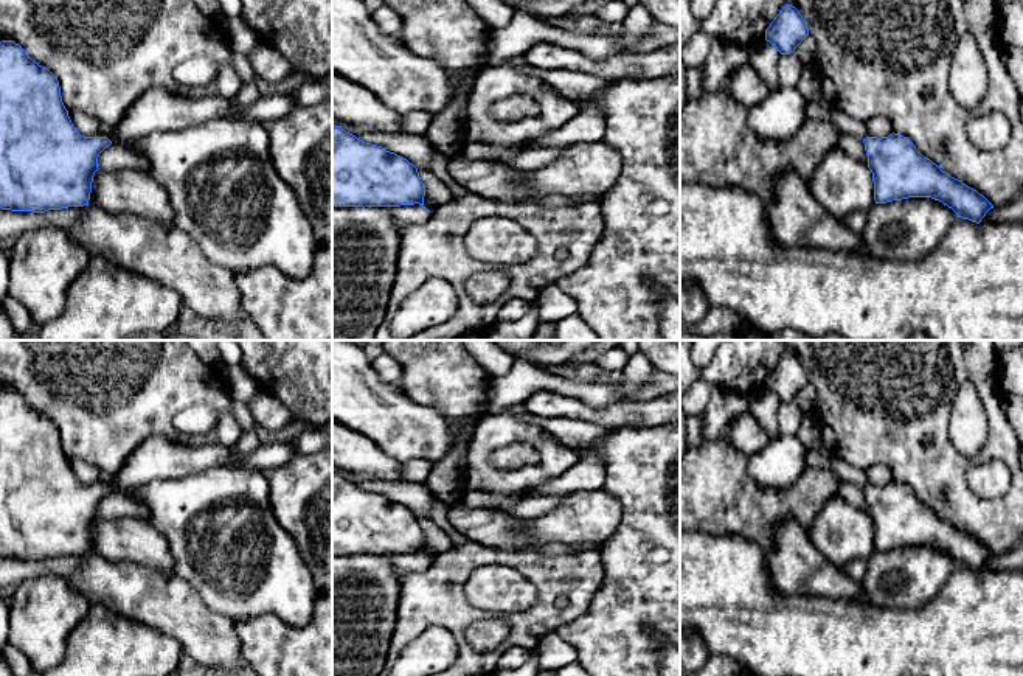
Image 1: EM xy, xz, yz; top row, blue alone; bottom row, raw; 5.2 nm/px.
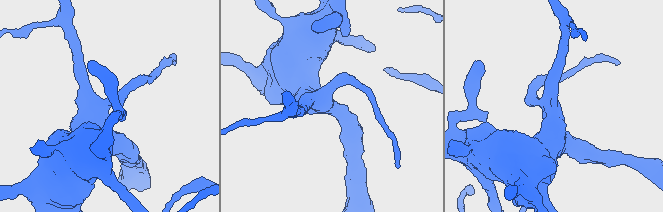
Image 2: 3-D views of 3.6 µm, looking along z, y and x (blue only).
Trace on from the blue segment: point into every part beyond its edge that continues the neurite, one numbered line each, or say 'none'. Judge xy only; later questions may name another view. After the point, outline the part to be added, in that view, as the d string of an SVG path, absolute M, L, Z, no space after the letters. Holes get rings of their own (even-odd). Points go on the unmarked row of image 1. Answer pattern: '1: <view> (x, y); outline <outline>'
1: xy (156, 459); outline M160 435L144 440L113 474L112 491L144 486L155 480L182 479L233 462L233 448L224 444L182 444Z

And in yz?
none

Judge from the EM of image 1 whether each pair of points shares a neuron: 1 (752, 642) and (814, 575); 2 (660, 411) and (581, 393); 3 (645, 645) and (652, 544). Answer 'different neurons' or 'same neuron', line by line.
1: different neurons
2: different neurons
3: same neuron

